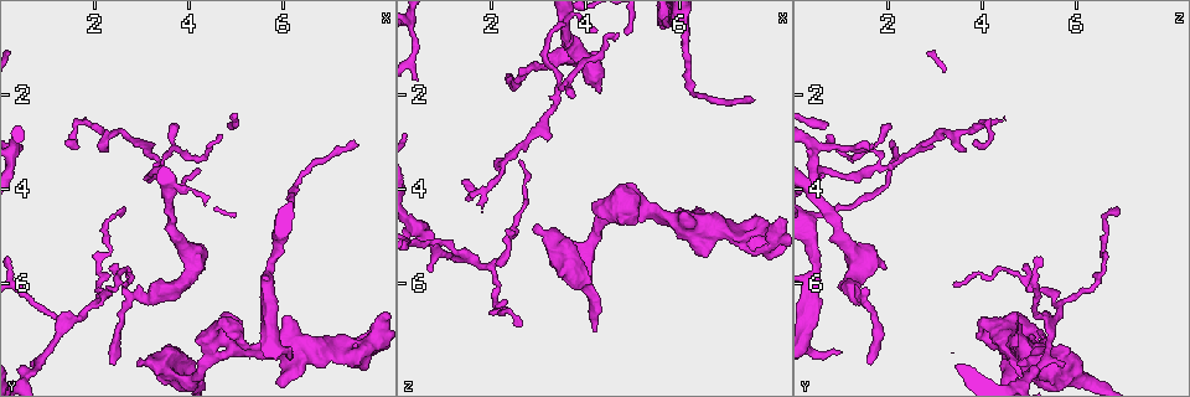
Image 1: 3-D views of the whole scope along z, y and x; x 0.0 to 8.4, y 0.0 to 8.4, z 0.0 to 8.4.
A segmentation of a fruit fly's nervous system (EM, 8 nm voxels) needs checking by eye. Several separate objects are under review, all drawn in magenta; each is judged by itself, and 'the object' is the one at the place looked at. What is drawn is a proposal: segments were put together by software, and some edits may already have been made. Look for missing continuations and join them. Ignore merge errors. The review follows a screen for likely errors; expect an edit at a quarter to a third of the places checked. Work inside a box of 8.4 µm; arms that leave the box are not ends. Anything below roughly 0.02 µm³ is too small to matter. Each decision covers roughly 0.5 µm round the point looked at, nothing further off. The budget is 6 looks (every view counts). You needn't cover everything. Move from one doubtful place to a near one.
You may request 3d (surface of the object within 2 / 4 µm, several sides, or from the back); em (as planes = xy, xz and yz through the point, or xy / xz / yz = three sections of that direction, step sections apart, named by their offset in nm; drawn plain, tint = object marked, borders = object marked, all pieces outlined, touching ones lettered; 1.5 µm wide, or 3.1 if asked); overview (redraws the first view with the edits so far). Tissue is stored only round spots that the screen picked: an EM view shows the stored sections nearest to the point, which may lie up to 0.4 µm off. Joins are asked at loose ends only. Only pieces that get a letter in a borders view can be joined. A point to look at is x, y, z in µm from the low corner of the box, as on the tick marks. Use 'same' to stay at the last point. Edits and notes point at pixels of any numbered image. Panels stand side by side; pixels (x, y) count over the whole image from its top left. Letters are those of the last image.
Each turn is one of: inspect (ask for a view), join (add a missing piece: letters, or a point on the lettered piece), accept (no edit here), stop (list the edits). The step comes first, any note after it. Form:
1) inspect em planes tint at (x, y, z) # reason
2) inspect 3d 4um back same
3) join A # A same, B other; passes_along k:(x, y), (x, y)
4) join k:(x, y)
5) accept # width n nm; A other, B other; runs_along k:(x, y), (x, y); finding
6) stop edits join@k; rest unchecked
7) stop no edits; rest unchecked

inspect 3d 2um at (2.45, 7.70, 1.65) # branch stops here

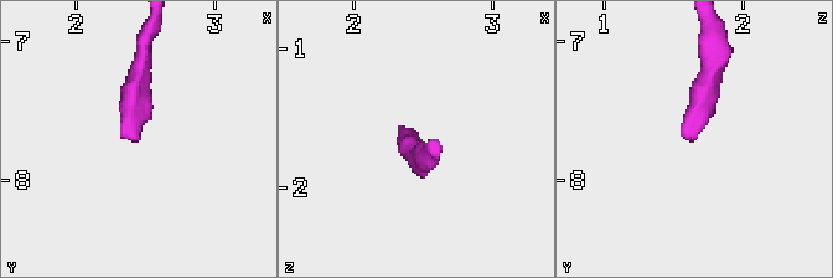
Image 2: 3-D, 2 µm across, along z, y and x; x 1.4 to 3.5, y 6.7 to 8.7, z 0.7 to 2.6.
inspect em yz step 8 borders at (2.44, 7.70, 1.62)

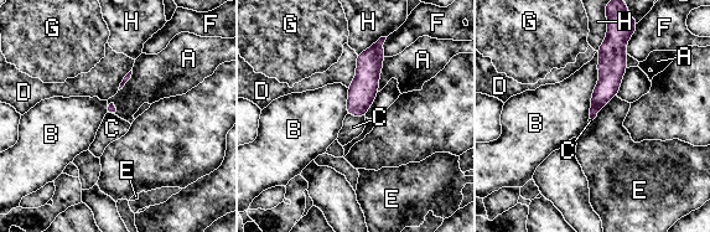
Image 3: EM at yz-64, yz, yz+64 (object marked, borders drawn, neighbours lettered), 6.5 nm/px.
inspect em planes borders same # cut it another way

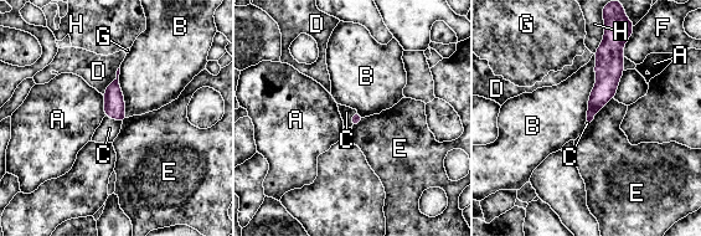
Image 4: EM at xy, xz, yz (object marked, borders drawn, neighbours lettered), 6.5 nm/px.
join C # longest_contact B 440 nm; A other, B other, C same, D other, E other, F other, G other, H other; passes_along 4:(114, 107), (113, 118), (109, 128); the neuron continues

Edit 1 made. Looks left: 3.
inspect em xy step 8 borders at (6.05, 7.40, 0.95) # end of a long branch

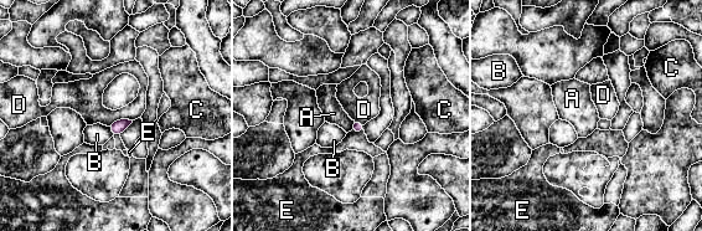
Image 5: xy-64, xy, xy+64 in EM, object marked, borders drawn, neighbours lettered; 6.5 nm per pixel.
inspect em planes borders same

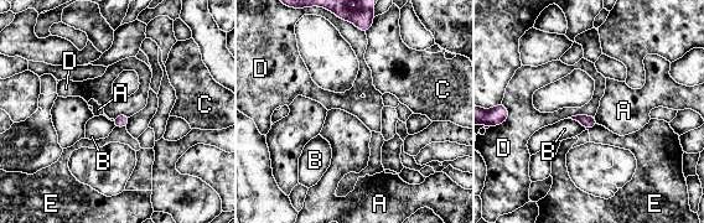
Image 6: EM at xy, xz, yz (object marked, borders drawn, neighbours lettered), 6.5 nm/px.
accept # A other, B other, C other, D other, E other; none of them fits

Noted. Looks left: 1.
stop edits join@4; rest unchecked

